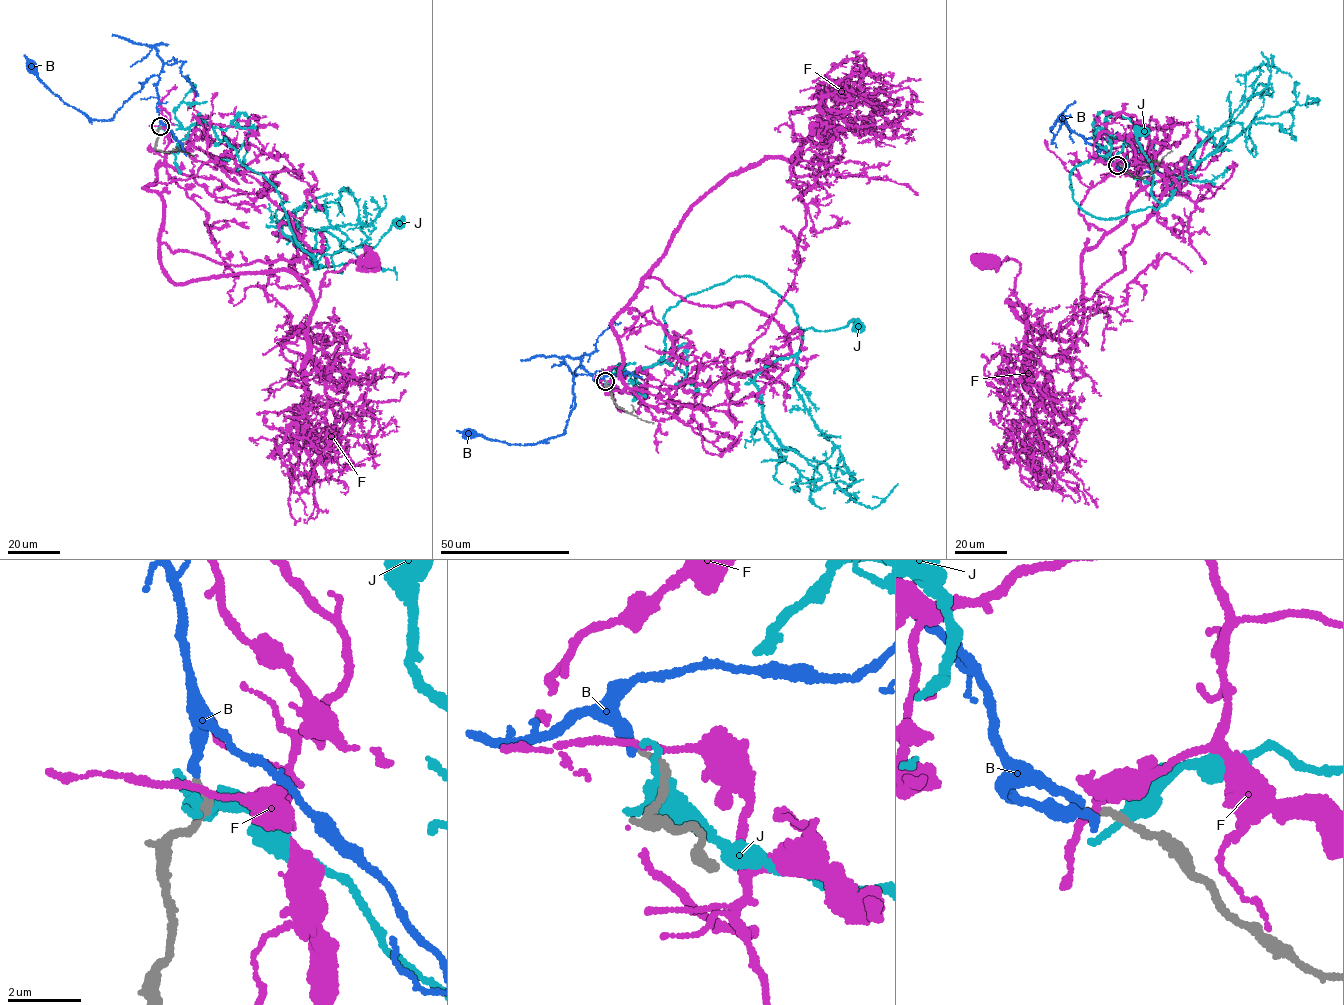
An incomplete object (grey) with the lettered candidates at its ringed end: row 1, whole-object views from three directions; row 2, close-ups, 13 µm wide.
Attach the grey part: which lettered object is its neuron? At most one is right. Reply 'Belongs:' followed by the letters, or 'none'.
Belongs: B

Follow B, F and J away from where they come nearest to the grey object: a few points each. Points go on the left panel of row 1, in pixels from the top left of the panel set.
B: (160, 126), (156, 106), (158, 76), (149, 78), (111, 119), (97, 120), (64, 103), (40, 82), (32, 66)
F: (159, 126), (164, 164), (144, 187), (163, 199), (174, 283), (282, 269), (315, 303), (324, 273), (372, 259)
J: (160, 128), (179, 152), (199, 115), (225, 138), (275, 188), (315, 267), (399, 225)

